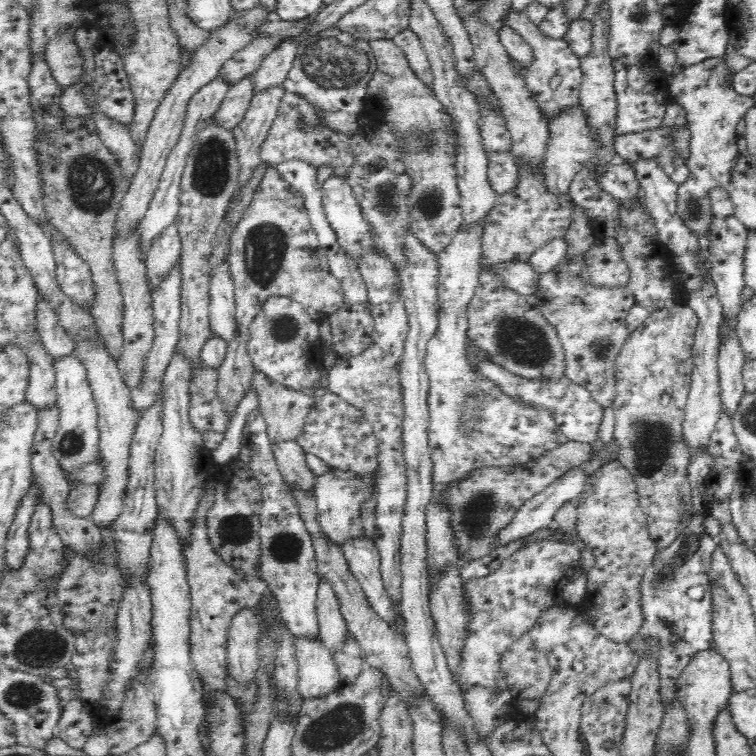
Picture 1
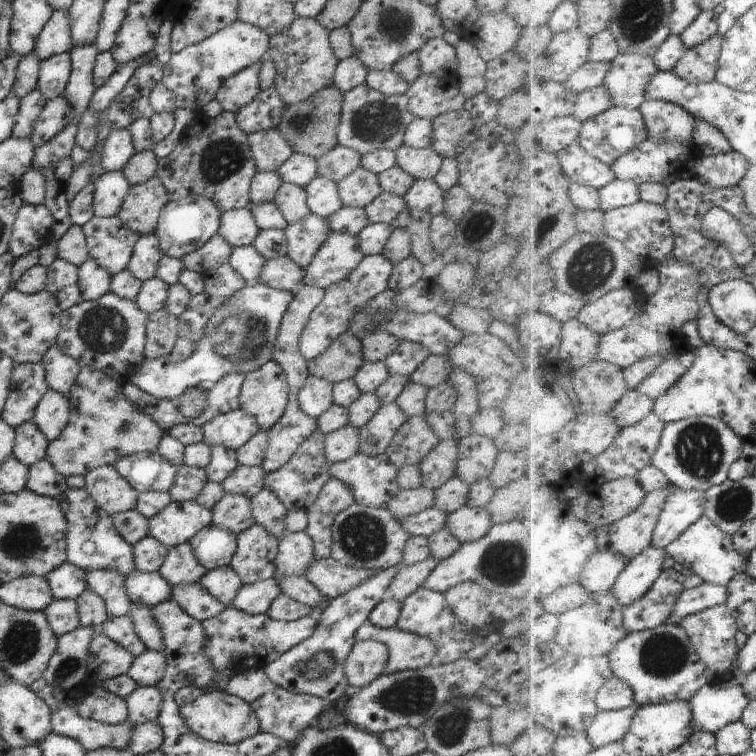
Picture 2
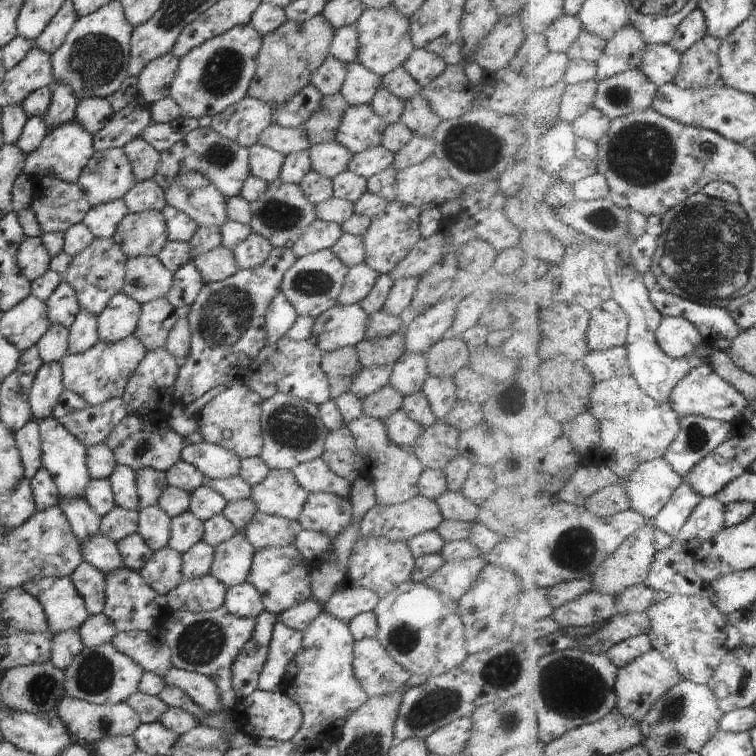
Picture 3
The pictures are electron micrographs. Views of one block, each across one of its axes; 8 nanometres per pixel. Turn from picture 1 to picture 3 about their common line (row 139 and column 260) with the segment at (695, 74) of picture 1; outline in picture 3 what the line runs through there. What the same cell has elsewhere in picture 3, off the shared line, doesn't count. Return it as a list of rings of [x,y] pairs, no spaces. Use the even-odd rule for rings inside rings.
[[[258,689],[248,697],[239,698],[230,711],[240,731],[254,739],[268,737],[281,742],[292,741],[303,724],[301,709],[285,693],[266,693]]]

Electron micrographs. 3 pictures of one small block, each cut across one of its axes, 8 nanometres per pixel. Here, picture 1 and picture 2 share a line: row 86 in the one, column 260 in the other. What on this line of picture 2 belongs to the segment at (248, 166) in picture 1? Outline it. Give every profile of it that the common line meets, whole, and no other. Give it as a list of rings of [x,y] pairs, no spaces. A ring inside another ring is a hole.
[[[284,255],[275,259],[266,259],[260,269],[258,282],[275,289],[295,292],[302,286],[304,275],[304,269]]]

